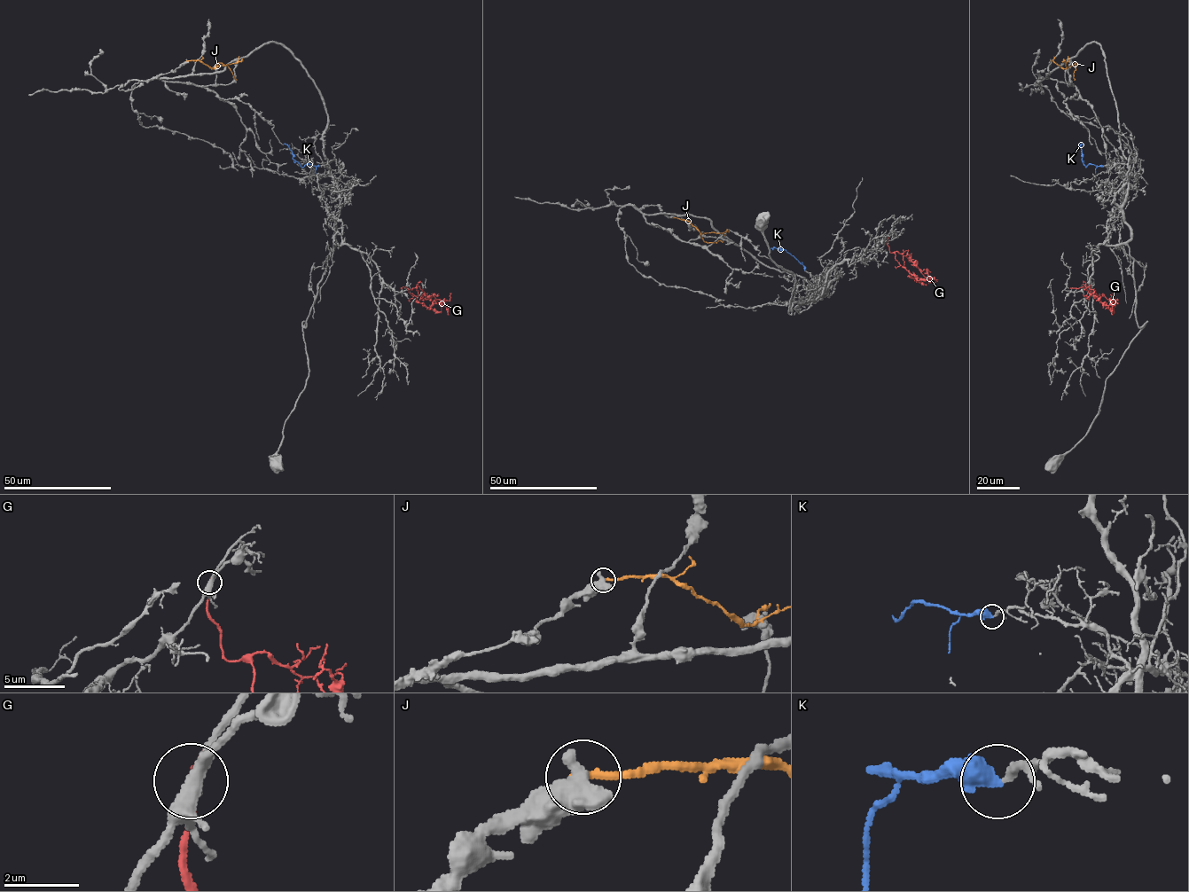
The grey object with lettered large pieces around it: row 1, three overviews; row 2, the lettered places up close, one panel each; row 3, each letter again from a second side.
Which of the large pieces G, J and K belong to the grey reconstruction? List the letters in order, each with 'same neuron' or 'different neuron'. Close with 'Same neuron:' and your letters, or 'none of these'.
G: different neuron
J: different neuron
K: same neuron
Same neuron: K

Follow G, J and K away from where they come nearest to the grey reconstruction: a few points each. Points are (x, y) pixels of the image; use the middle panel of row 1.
G: (887, 238), (890, 253), (898, 251), (905, 255), (923, 275), (938, 280)
J: (674, 217), (686, 220), (699, 230), (705, 242), (723, 241)
K: (804, 269), (785, 250), (770, 248)

